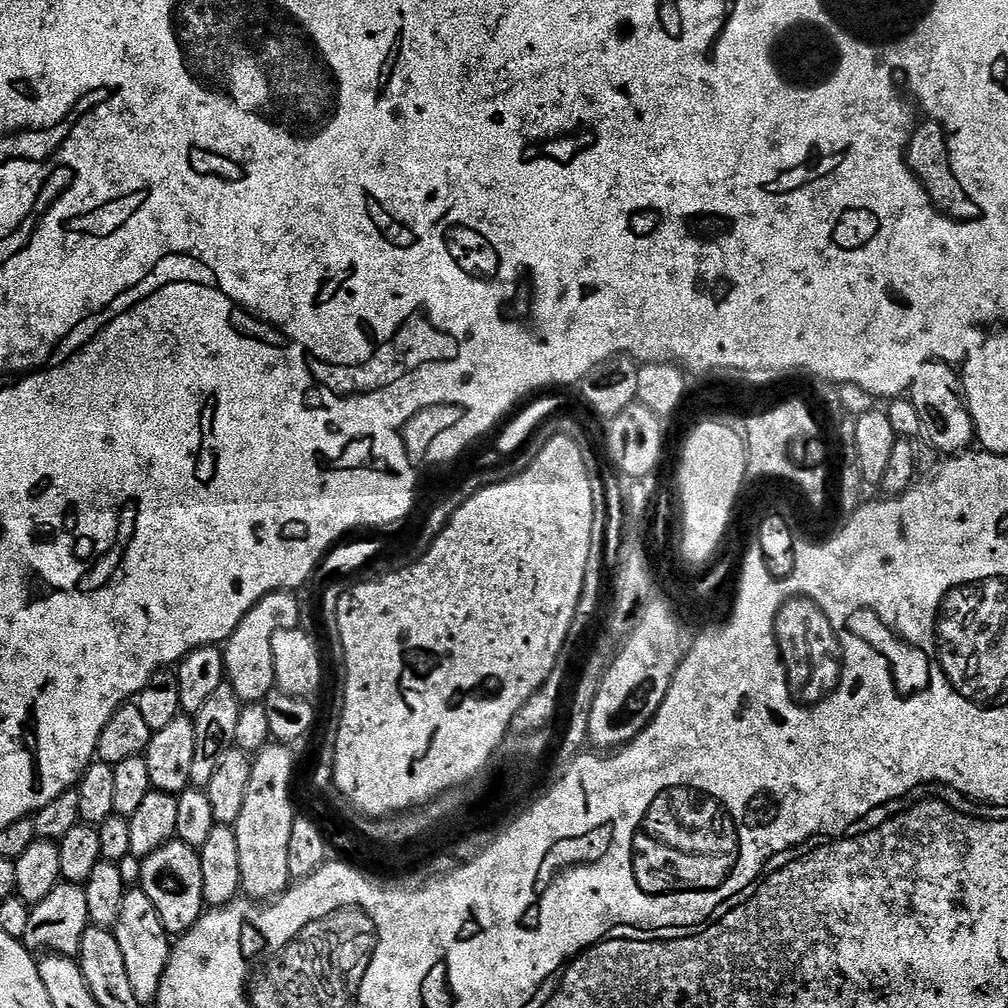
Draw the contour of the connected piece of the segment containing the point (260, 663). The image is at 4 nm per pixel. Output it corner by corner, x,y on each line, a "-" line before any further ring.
291,591
271,592
262,598
242,618
242,622
223,645
224,671
227,683
232,685
234,694
241,705
261,703
276,688
274,650
271,639
280,630
297,627
302,620
302,604
295,600

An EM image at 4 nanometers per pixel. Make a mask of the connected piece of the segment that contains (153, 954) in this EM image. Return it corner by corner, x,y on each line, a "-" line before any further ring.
136,886
125,891
122,914
118,916
114,931
118,938
118,946
122,946
126,974
130,974
130,982
134,990
145,997
155,997
156,989
160,986
160,979
164,977
164,971
168,965
170,937
158,918
158,910
154,910
154,902
146,898
143,888

